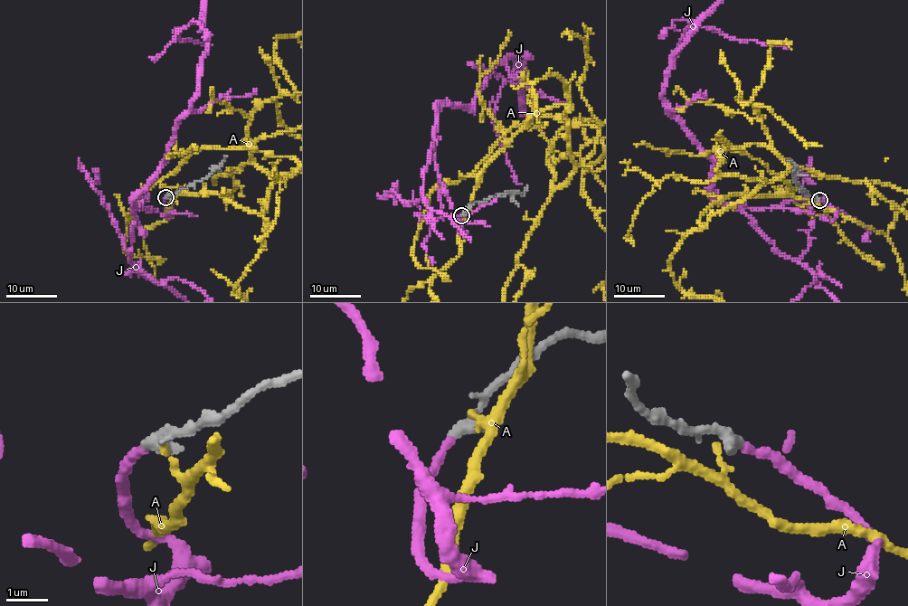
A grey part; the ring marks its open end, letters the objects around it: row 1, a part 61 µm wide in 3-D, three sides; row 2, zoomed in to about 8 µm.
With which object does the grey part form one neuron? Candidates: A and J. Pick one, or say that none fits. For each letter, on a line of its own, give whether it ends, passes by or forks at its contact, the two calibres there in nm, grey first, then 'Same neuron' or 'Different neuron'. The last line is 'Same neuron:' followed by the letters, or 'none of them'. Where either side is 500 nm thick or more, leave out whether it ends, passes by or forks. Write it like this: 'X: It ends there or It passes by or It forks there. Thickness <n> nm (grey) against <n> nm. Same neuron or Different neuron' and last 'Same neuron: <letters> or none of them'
A: It ends there. Thickness 360 nm (grey) against 140 nm. Different neuron
J: It ends there. Thickness 360 nm (grey) against 200 nm. Same neuron
Same neuron: J

